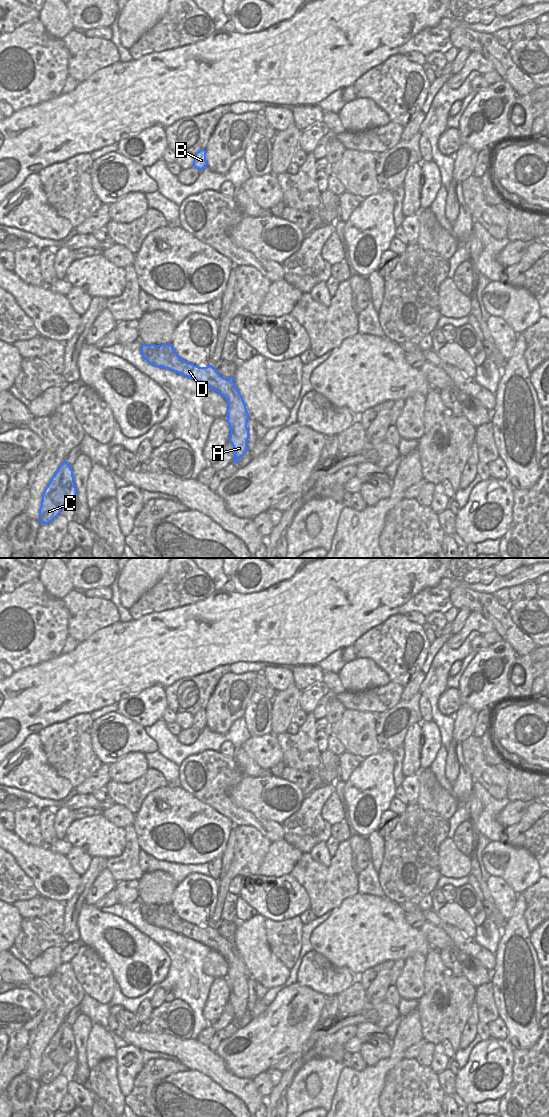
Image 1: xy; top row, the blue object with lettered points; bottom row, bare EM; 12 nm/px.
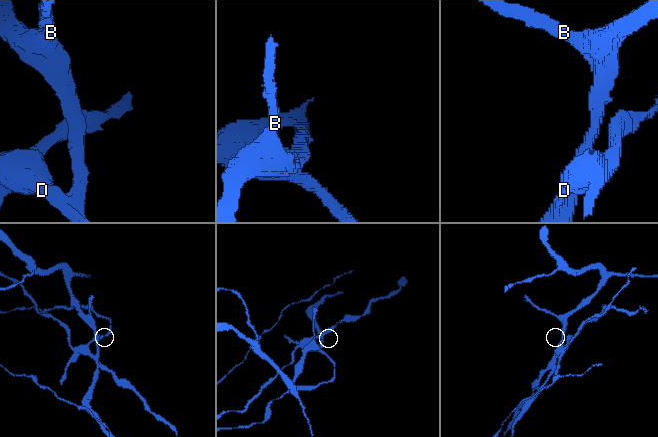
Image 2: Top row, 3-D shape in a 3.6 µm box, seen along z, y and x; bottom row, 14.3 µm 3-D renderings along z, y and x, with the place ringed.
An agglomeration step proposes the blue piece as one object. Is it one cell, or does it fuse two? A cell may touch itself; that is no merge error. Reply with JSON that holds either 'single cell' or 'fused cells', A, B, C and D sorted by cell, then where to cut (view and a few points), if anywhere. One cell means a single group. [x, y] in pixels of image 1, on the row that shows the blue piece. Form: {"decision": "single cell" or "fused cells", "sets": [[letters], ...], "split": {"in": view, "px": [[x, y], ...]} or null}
{"decision": "fused cells", "sets": [["A", "B"], ["C", "D"]], "split": {"in": "xy", "px": [[228, 379], [232, 386], [232, 391], [226, 400]]}}

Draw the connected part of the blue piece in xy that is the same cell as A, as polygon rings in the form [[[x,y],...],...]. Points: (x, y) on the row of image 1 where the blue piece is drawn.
[[[234,376],[228,378],[233,386],[233,390],[227,401],[227,422],[230,428],[229,442],[234,448],[234,460],[236,463],[248,450],[247,441],[249,439],[249,430],[247,422],[249,413],[242,395],[235,386]]]

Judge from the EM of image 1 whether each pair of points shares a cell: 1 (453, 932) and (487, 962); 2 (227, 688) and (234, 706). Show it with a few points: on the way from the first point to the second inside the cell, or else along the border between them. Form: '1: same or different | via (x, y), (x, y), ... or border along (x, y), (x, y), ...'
1: same | via (461, 940), (465, 941), (479, 954)
2: same | via (229, 692), (230, 702)

